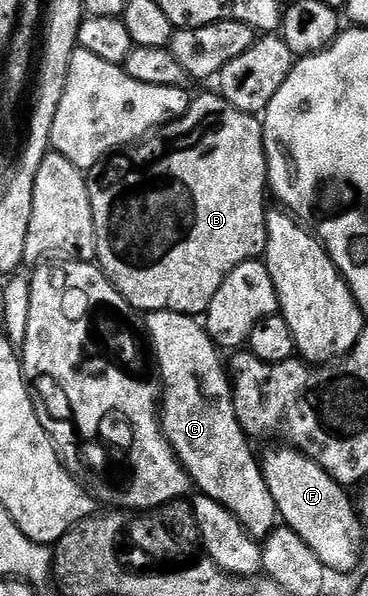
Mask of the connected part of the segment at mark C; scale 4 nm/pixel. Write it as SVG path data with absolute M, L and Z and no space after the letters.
M153 310L147 315L146 318L146 337L150 343L151 353L154 355L154 362L158 367L158 373L160 381L162 383L162 405L160 408L160 427L164 430L166 440L174 448L177 460L184 465L184 470L189 476L191 485L200 489L199 493L205 498L210 500L218 500L218 504L222 504L222 508L226 508L231 514L239 520L242 524L242 528L246 528L246 532L257 540L263 540L270 536L270 532L276 529L278 525L278 515L276 512L276 505L274 504L274 496L270 496L270 488L266 488L266 480L264 479L264 471L262 469L261 459L256 458L256 454L252 451L253 443L250 441L247 434L245 434L242 424L238 420L236 415L236 400L234 397L234 386L230 381L229 371L220 363L220 357L222 357L221 351L218 349L215 342L212 341L207 330L203 325L191 314L179 314L178 312L170 312L169 310Z

